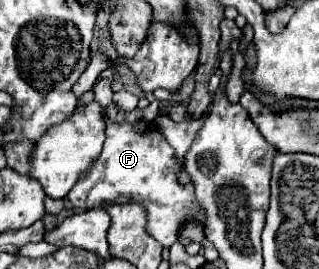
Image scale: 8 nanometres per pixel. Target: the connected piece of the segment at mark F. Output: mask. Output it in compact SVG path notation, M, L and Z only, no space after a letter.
M98 77L90 91L94 93L94 101L102 107L106 121L106 143L98 161L92 165L92 171L68 193L68 201L72 203L72 207L84 211L112 203L138 203L146 209L148 235L162 243L162 247L172 247L186 221L198 225L204 225L206 221L206 211L200 207L194 195L194 185L180 185L178 177L182 167L174 149L156 125L148 125L150 121L116 123L106 117L106 107L112 103L114 93L108 79Z

